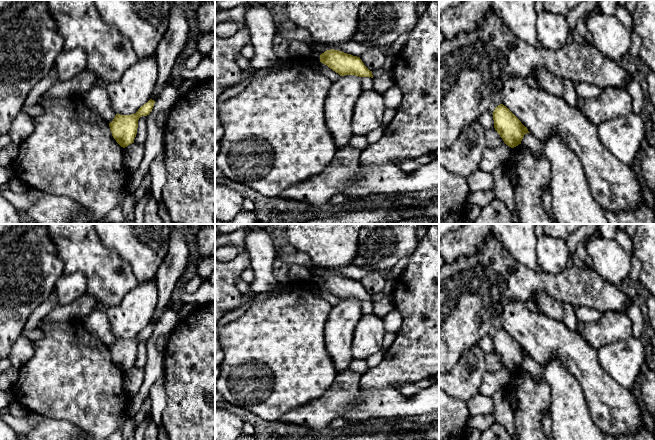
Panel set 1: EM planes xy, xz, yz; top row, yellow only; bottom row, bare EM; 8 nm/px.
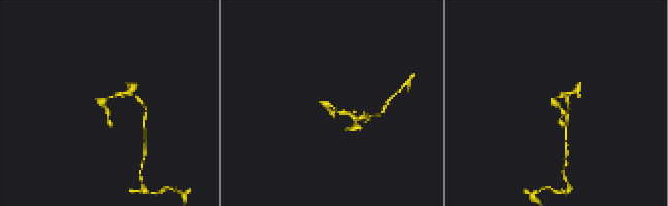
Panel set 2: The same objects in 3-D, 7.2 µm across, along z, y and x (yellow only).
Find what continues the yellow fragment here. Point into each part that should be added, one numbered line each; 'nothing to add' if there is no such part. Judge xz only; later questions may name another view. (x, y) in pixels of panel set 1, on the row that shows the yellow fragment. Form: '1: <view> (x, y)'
nothing to add

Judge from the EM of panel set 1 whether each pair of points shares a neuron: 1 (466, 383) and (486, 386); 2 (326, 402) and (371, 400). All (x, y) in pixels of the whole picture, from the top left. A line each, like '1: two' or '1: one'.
1: two
2: two

